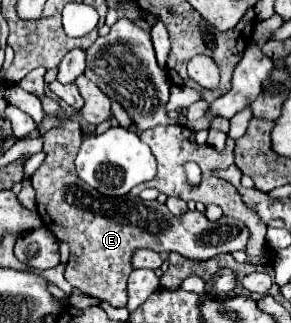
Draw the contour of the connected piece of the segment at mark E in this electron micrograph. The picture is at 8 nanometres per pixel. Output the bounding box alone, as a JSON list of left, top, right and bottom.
[31,120,249,306]

